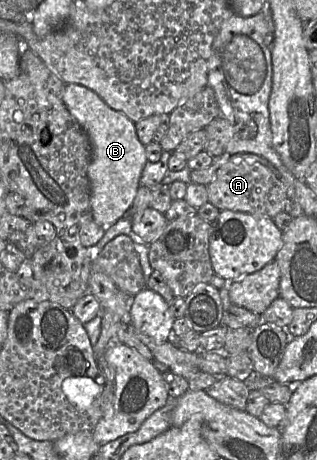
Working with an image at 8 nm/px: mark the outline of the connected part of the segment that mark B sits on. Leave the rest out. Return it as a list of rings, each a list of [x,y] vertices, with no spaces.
[[[67,83],[64,87],[63,102],[70,114],[86,131],[92,146],[92,159],[88,166],[90,203],[93,220],[105,230],[115,224],[131,208],[140,184],[140,177],[147,163],[145,146],[139,141],[135,123],[121,111],[110,108],[91,89],[80,84]]]

